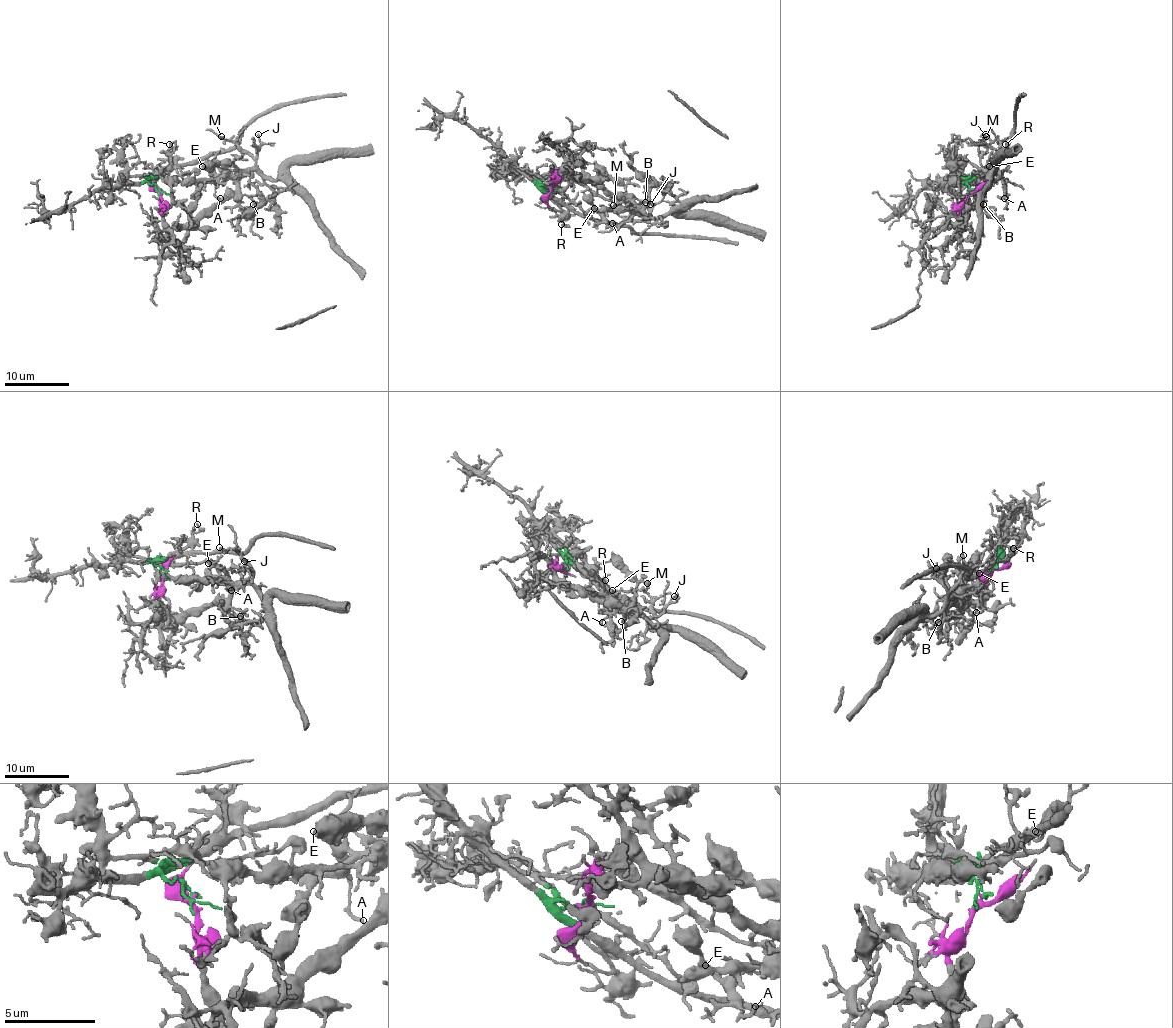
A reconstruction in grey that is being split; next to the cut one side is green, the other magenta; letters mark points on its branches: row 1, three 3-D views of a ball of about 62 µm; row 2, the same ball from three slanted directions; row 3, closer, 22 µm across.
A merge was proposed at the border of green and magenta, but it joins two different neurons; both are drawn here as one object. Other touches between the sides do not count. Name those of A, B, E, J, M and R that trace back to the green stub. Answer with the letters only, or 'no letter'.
R

